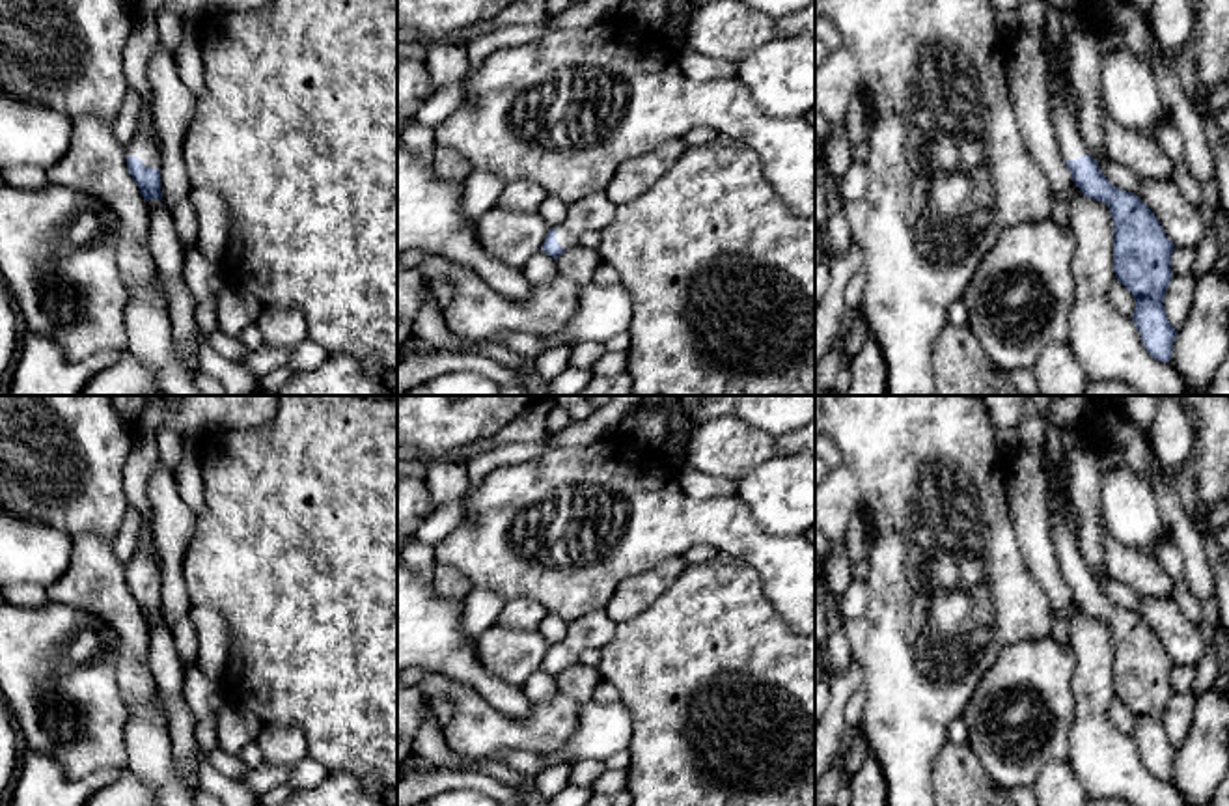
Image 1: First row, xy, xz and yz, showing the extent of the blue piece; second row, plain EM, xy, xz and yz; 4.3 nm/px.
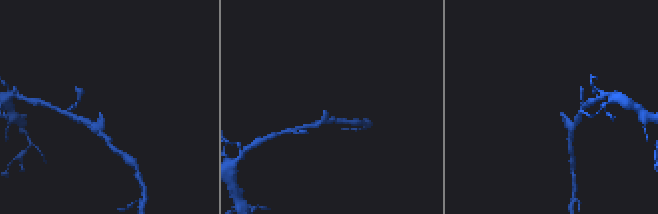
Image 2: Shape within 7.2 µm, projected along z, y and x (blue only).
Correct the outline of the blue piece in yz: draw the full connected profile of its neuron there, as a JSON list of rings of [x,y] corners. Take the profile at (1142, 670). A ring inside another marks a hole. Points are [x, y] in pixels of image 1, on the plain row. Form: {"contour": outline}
{"contour": [[[1046,453],[1044,461],[1050,532],[1061,577],[1070,588],[1074,603],[1087,616],[1104,619],[1110,625],[1115,649],[1115,696],[1136,716],[1132,739],[1141,752],[1143,765],[1154,778],[1169,780],[1177,748],[1166,733],[1164,716],[1173,696],[1171,672],[1175,662],[1145,619],[1112,603],[1089,573],[1078,537],[1063,515],[1065,502],[1050,489],[1052,465]]]}

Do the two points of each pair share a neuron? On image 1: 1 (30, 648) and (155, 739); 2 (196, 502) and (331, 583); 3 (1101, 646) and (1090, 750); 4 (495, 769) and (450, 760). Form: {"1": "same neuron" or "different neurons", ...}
{"1": "different neurons", "2": "different neurons", "3": "same neuron", "4": "same neuron"}

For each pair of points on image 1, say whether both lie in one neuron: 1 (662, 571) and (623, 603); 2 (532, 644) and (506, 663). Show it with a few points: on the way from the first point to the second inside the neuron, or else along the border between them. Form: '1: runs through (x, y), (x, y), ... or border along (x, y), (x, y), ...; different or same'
1: runs through (653, 581), (633, 597); same
2: runs through (526, 650), (511, 657); same

